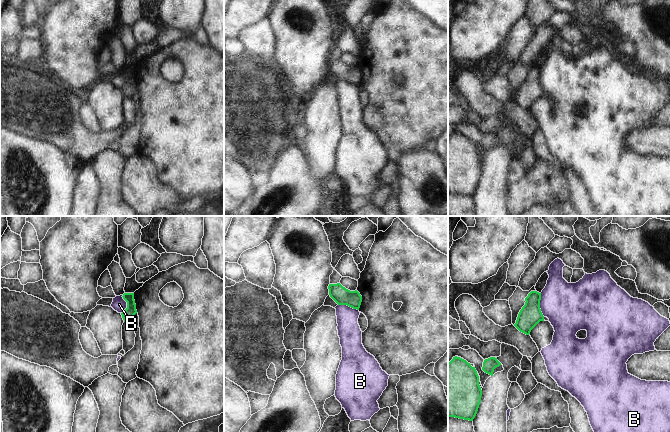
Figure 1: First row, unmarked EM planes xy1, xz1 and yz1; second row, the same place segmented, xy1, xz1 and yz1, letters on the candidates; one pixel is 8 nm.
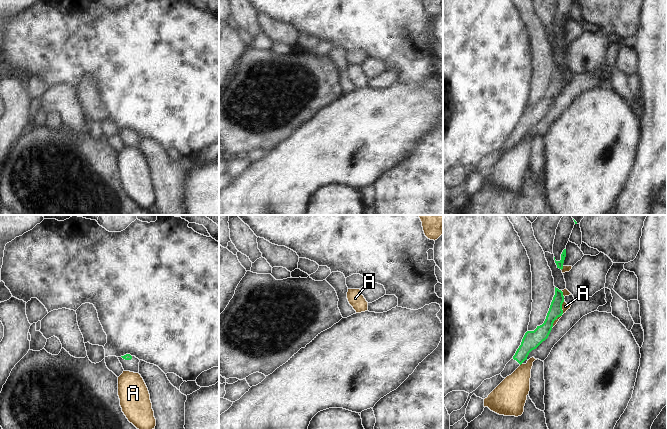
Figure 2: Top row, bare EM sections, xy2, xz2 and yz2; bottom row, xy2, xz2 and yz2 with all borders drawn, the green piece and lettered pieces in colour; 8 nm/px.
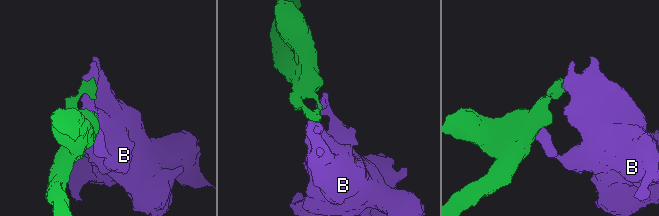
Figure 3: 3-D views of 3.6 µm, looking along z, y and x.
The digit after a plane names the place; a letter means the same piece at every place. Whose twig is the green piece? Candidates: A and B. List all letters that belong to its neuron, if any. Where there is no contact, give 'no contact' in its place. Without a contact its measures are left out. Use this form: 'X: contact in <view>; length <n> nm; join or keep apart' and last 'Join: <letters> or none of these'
A: contact in yz2; length 240 nm; keep apart
B: contact in yz1; length 190 nm; keep apart
Join: none of these

